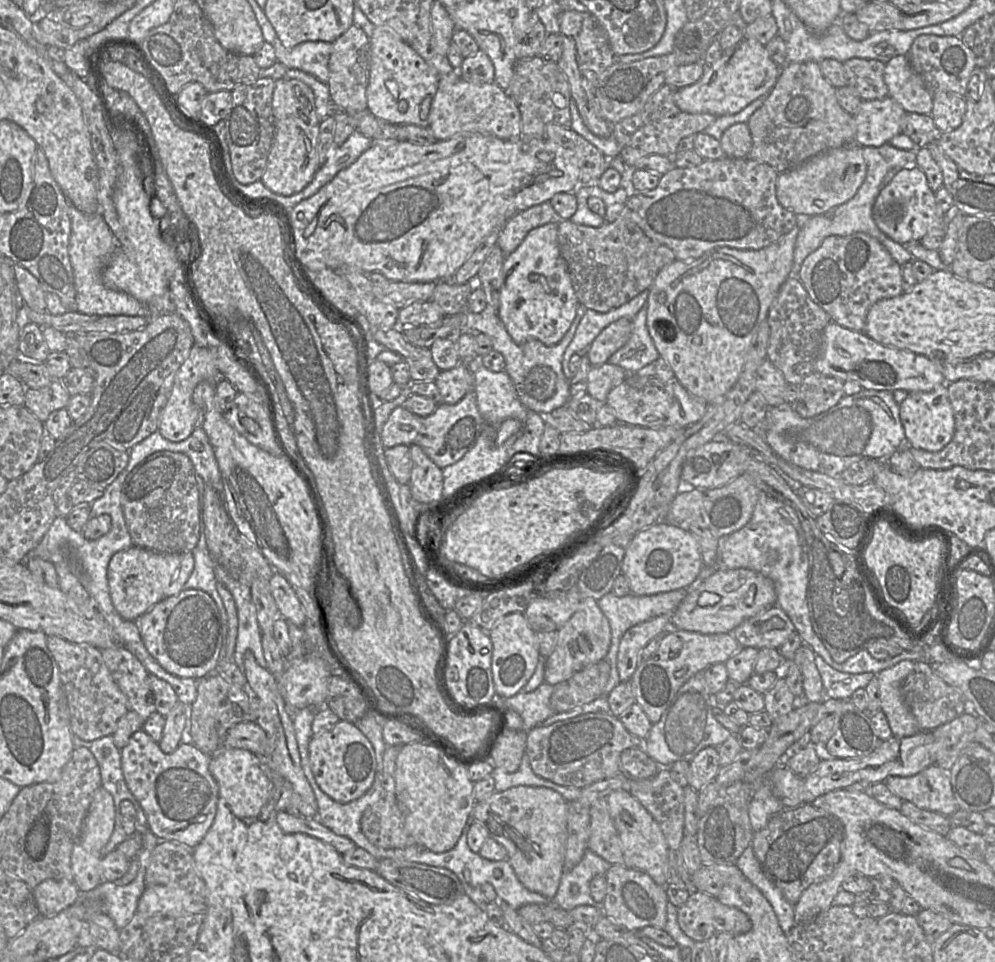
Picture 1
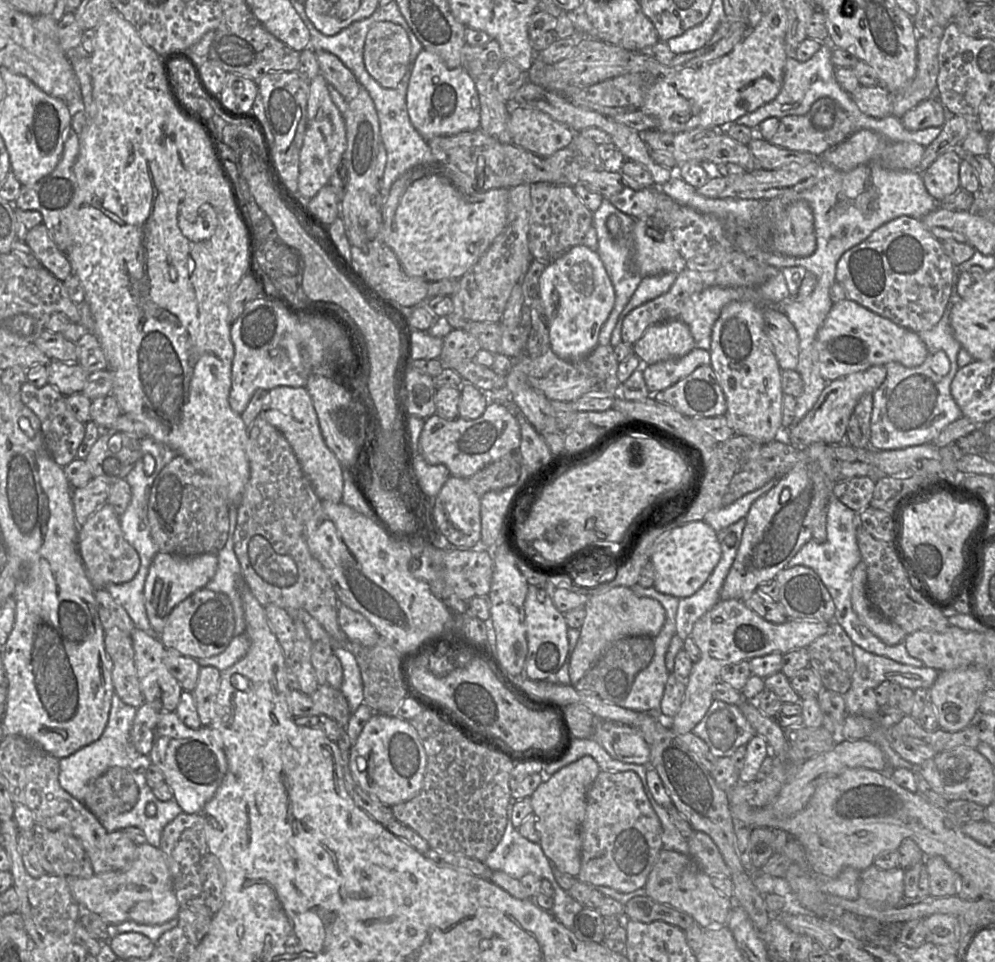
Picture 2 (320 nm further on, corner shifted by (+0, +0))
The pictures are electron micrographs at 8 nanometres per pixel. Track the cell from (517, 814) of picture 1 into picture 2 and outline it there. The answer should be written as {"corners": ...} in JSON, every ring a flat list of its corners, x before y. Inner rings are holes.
{"corners":[[585,756,566,765,543,781,530,796,535,829,539,833,539,844,560,872,576,877,581,867,581,825,586,813,586,795,589,787,600,773,596,760]]}

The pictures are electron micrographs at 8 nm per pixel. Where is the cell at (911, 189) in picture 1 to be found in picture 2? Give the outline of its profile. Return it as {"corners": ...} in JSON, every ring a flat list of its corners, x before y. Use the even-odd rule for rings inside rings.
{"corners":[[952,149,940,155,922,172,927,191,938,202,961,189,959,170,962,160,961,152]]}

